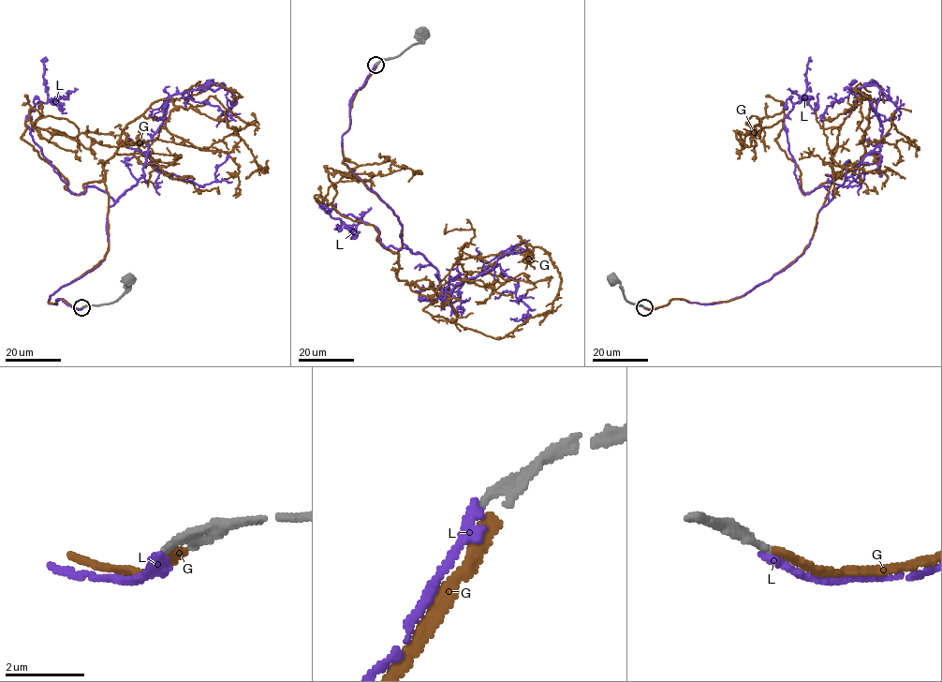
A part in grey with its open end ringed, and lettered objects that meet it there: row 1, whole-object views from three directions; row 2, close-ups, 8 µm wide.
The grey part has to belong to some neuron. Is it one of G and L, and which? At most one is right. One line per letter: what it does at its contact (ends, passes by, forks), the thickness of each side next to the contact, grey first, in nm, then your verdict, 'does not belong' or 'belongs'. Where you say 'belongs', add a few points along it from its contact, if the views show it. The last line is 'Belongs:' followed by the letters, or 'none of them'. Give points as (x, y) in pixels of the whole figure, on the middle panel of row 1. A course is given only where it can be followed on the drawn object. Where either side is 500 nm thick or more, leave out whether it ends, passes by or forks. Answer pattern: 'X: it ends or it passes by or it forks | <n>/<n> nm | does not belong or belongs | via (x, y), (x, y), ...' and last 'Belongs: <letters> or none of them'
G: it ends | 200/280 nm | does not belong
L: it ends | 240/280 nm | does not belong
Belongs: none of them

